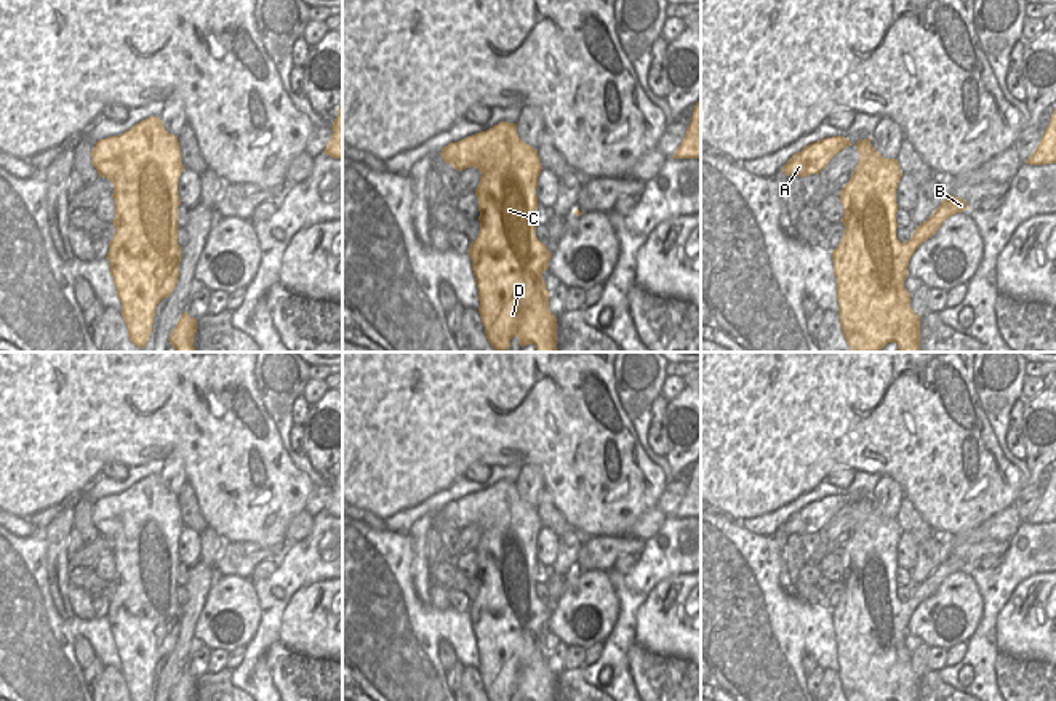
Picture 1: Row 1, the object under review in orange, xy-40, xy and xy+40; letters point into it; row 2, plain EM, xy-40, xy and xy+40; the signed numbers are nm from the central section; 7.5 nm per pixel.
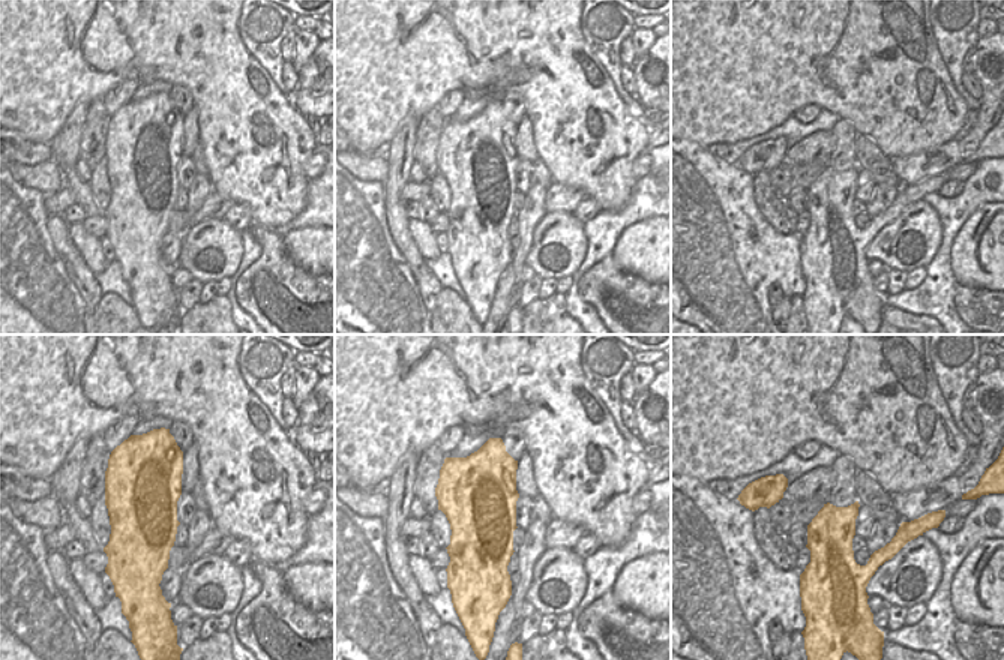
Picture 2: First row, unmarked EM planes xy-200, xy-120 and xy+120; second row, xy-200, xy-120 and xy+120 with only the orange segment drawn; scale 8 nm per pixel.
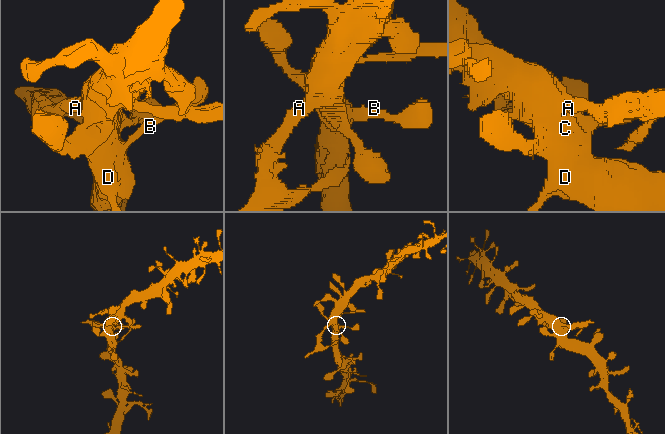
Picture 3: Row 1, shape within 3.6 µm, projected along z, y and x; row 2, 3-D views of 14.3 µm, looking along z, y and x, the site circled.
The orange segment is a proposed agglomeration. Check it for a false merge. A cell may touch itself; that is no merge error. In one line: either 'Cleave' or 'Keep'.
Cleave.

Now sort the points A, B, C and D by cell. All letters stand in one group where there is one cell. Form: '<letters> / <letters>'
A / B C D

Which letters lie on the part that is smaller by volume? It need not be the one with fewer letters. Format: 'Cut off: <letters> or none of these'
Cut off: A

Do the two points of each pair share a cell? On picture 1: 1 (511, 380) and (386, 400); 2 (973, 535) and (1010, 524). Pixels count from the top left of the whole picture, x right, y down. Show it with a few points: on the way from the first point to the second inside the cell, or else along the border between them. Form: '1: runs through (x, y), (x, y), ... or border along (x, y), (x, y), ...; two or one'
1: runs through (480, 380), (432, 380), (416, 394); one
2: runs through (983, 532), (1000, 525); one

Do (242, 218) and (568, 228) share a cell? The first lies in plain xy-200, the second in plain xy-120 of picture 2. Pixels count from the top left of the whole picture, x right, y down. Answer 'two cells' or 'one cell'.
two cells

